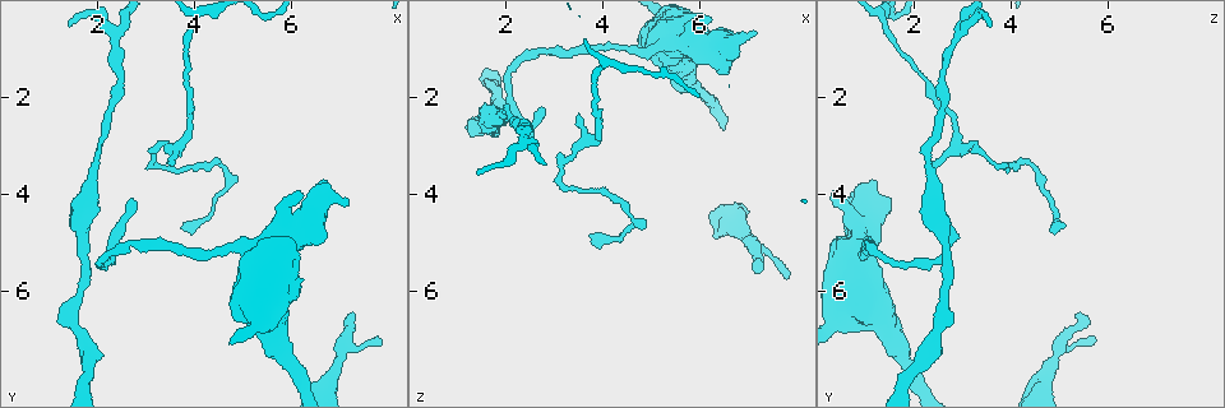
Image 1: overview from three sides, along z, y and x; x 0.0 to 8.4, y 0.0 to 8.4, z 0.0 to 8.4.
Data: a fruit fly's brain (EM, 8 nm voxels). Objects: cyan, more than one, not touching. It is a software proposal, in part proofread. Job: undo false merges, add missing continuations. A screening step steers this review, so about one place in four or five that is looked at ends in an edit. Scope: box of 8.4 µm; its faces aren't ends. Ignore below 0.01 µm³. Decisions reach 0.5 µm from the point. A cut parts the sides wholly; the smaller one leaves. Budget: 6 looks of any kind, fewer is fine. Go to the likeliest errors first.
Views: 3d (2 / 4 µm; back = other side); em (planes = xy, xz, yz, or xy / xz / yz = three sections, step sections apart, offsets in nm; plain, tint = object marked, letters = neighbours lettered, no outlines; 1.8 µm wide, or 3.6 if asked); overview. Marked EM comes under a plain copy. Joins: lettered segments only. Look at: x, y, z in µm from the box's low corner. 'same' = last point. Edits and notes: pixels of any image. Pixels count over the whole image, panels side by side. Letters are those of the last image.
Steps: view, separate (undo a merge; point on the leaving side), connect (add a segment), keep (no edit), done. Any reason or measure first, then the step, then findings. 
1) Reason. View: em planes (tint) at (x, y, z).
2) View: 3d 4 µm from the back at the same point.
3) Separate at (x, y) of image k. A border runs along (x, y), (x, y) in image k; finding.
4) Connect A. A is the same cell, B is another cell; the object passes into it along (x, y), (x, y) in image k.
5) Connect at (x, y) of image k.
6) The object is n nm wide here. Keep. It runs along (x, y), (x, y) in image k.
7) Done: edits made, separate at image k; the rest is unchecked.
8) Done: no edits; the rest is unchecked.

An open end. View: 3d 4 µm at (7.25, 6.40, 5.45).

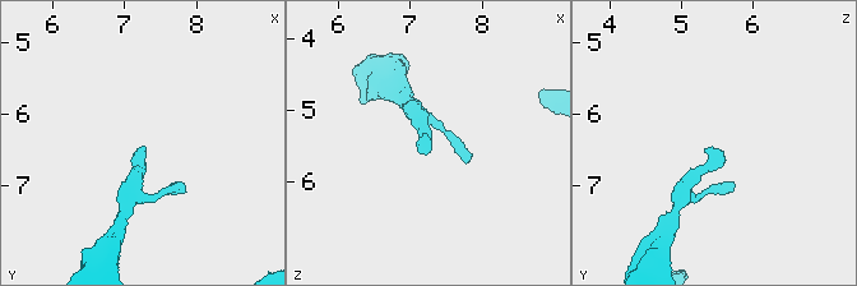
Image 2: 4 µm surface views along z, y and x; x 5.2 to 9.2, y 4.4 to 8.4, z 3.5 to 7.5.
View: em 3.6 µm planes (tint) at (7.30, 6.45, 5.45).

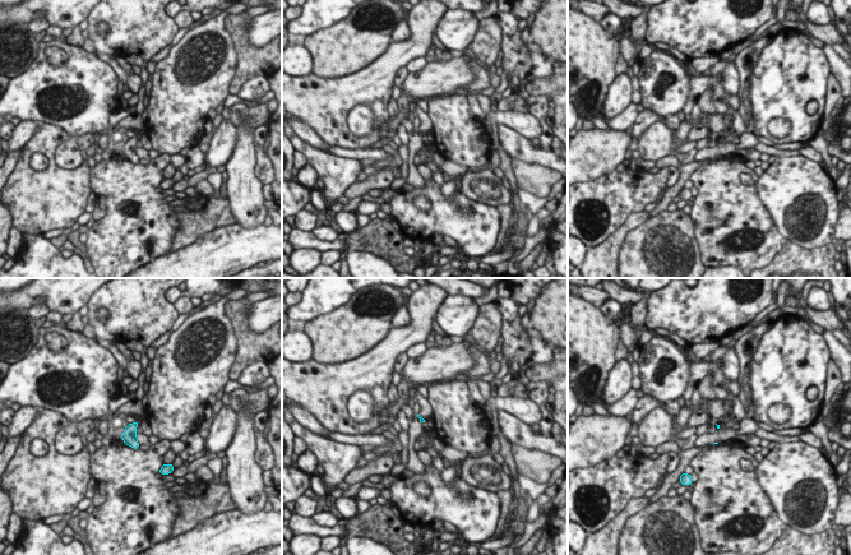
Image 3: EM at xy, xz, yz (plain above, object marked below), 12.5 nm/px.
What lies round it. View: em 3.6 µm planes (letters) at the same point.

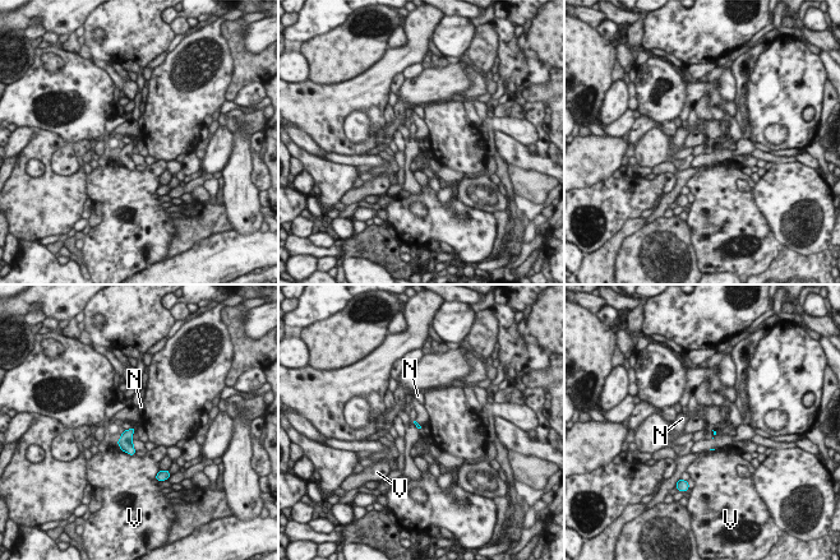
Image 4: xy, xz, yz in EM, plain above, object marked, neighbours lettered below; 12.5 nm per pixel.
Keep. N and V are other cells; a border runs along (116, 444), (123, 450), (134, 454) in image 4; no lettered segment goes on from it.

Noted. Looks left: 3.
Three-way junction. View: 3d 4 µm at (2.35, 0.80, 2.85).

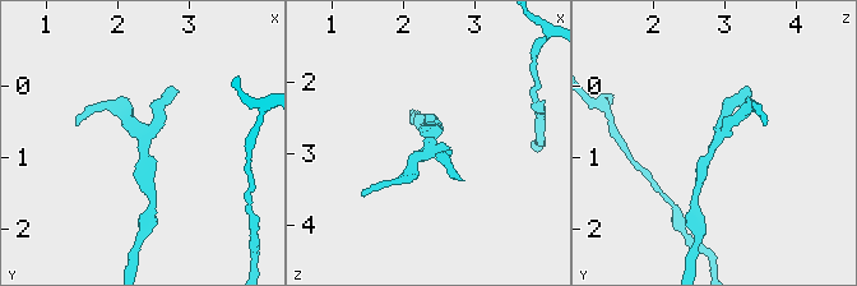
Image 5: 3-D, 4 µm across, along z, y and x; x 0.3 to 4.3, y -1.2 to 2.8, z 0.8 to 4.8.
Now the EM. View: em yz step 4 (tint) at (2.35, 0.75, 2.90).

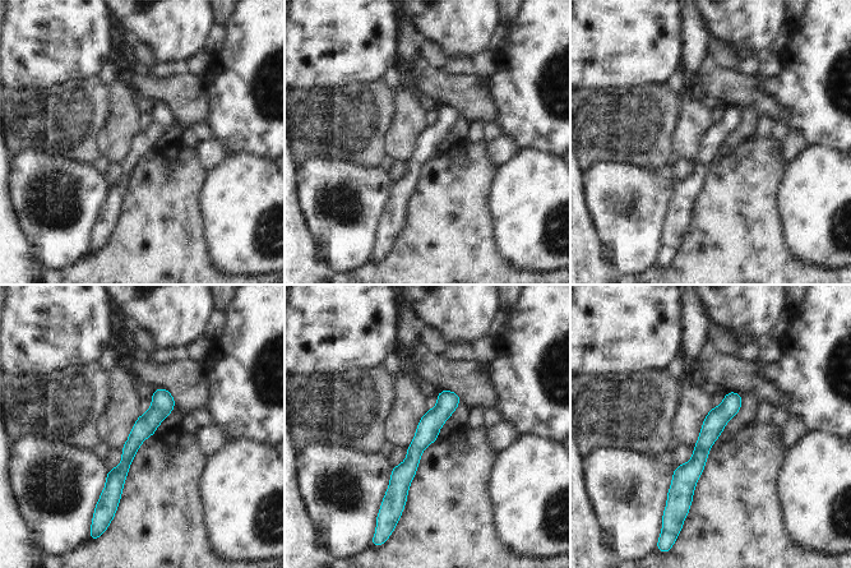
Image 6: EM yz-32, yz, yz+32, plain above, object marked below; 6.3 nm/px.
View: em planes (letters) at the same point.

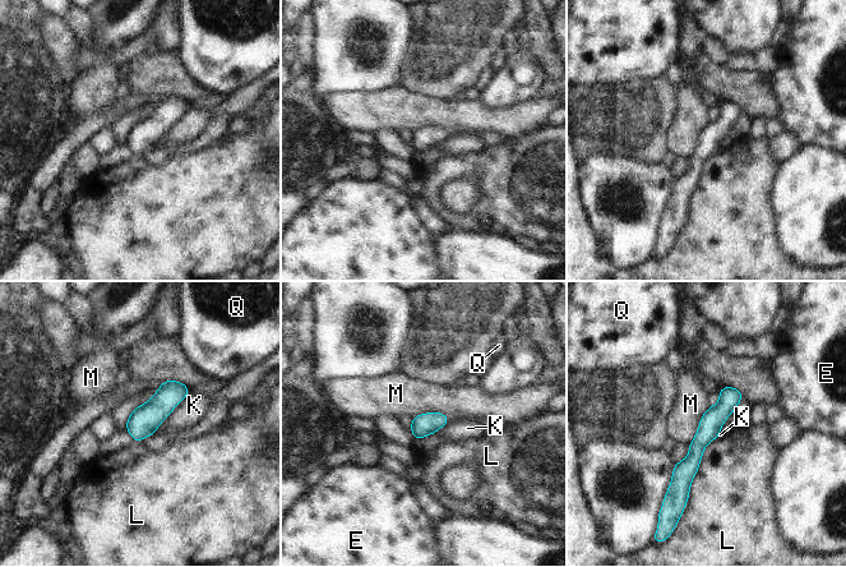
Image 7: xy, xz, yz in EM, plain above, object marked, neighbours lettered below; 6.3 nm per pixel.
Keep. E, K, L, M and Q are other cells; a border runs along (189, 391), (155, 432) in image 7; all the same cell.

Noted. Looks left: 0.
Done: no edits; the rest is unchecked.

